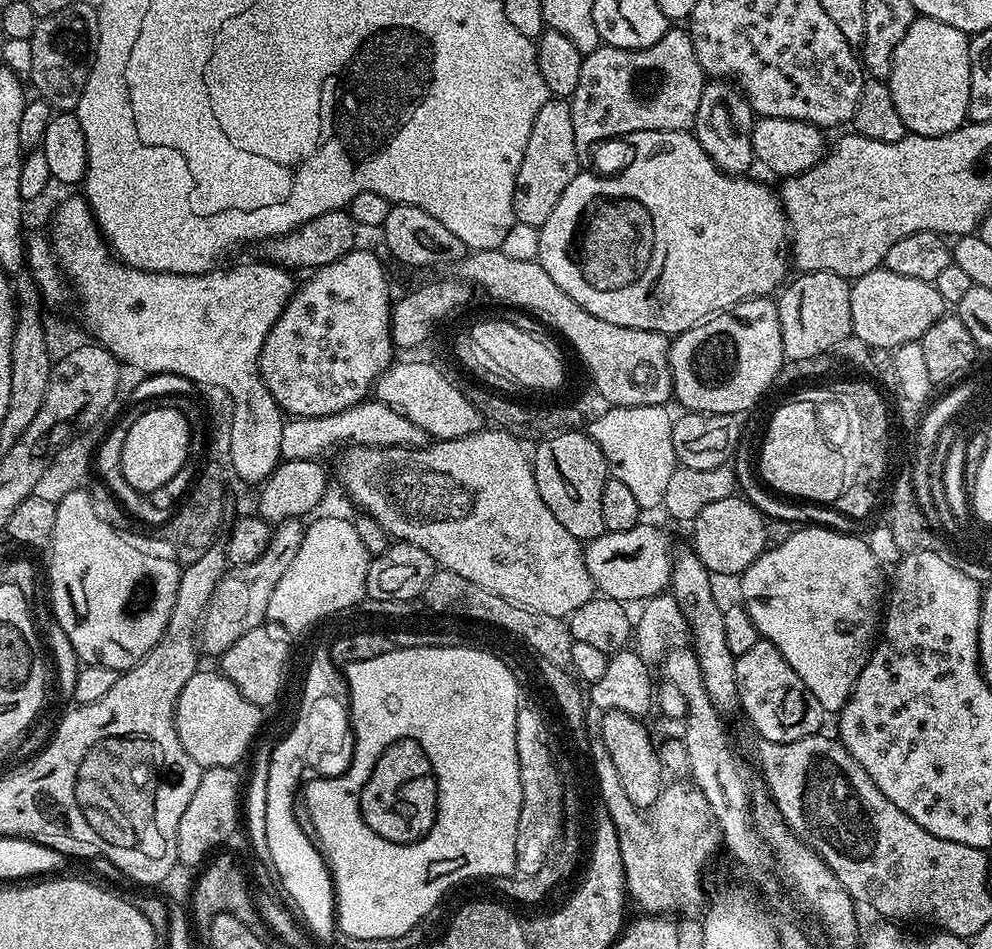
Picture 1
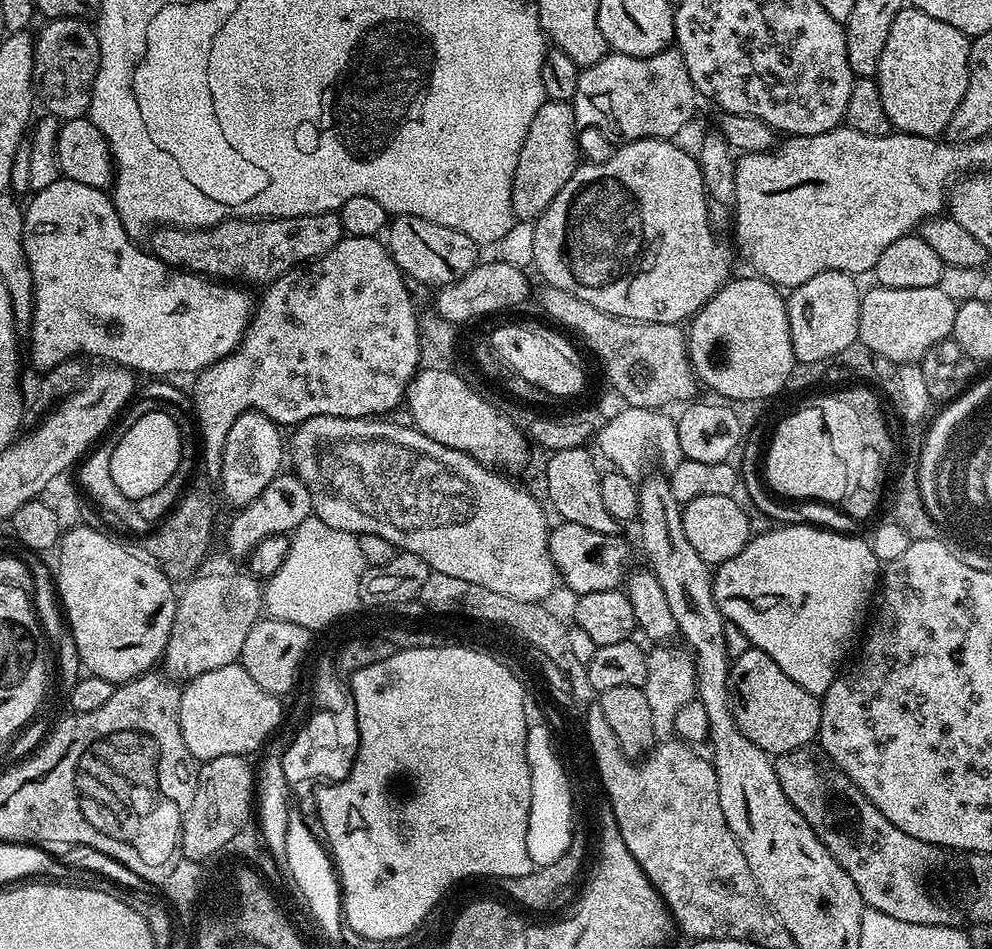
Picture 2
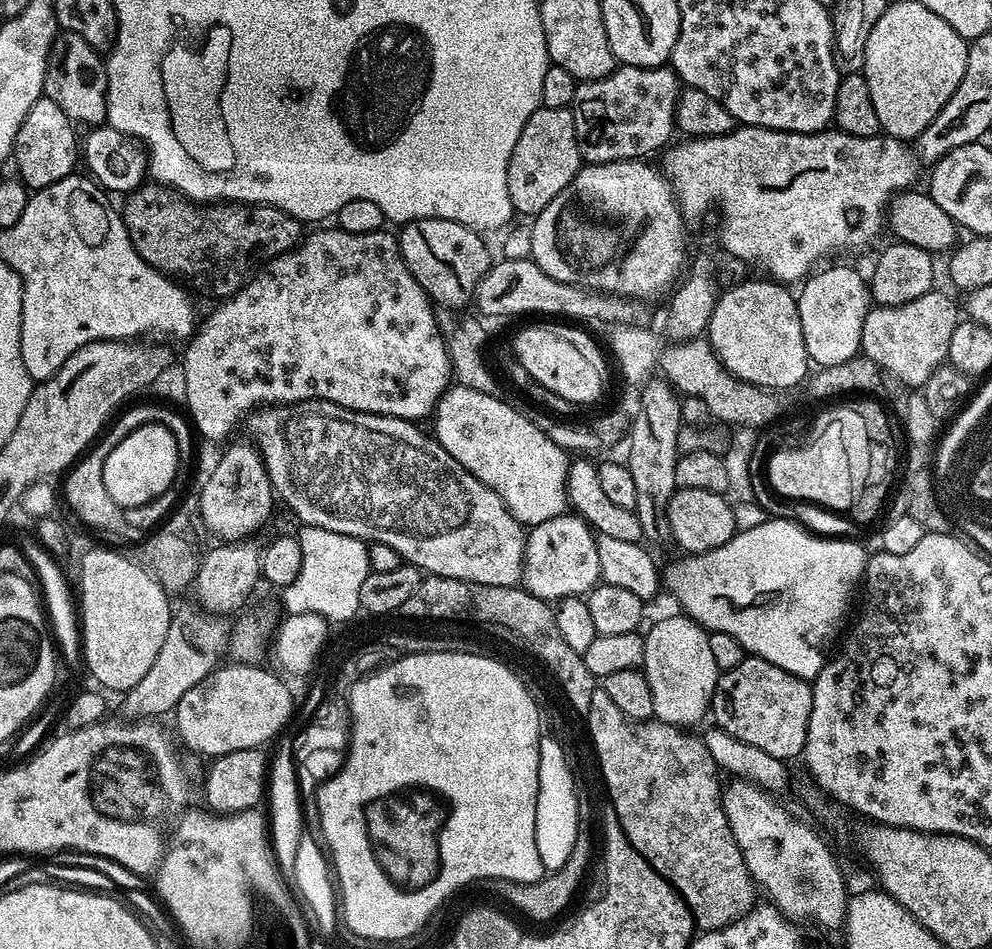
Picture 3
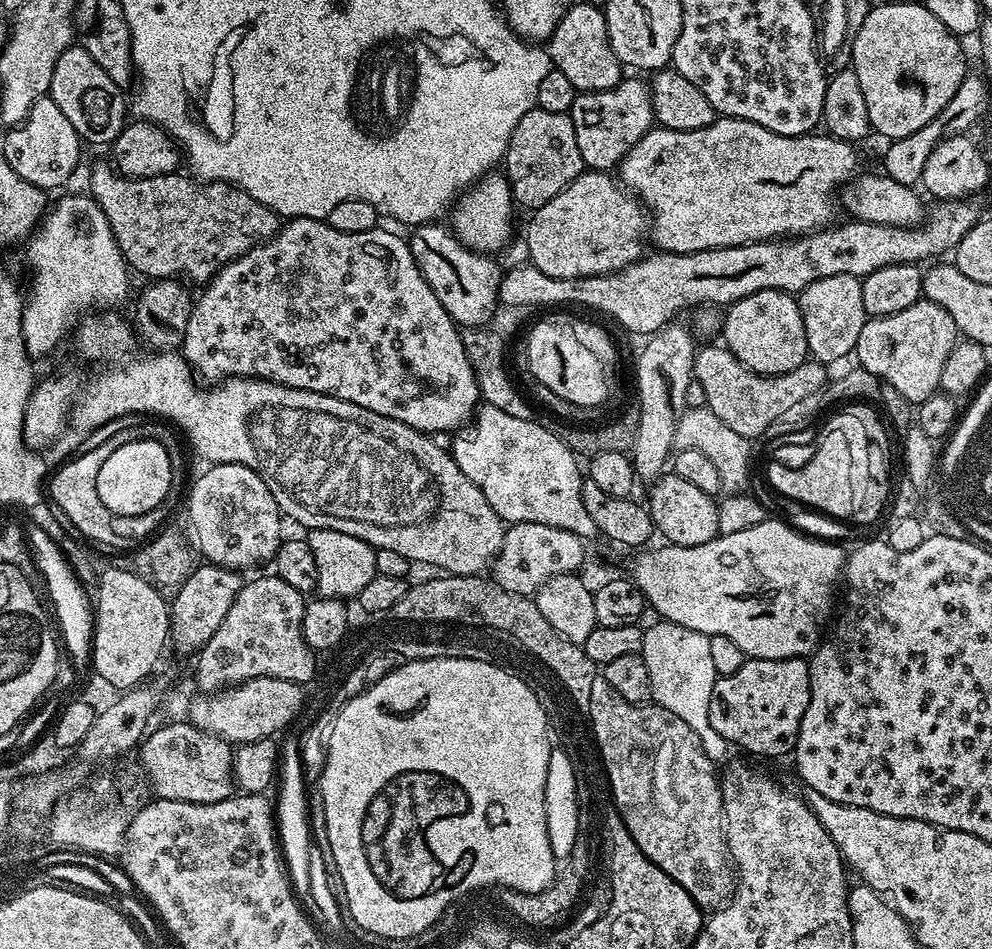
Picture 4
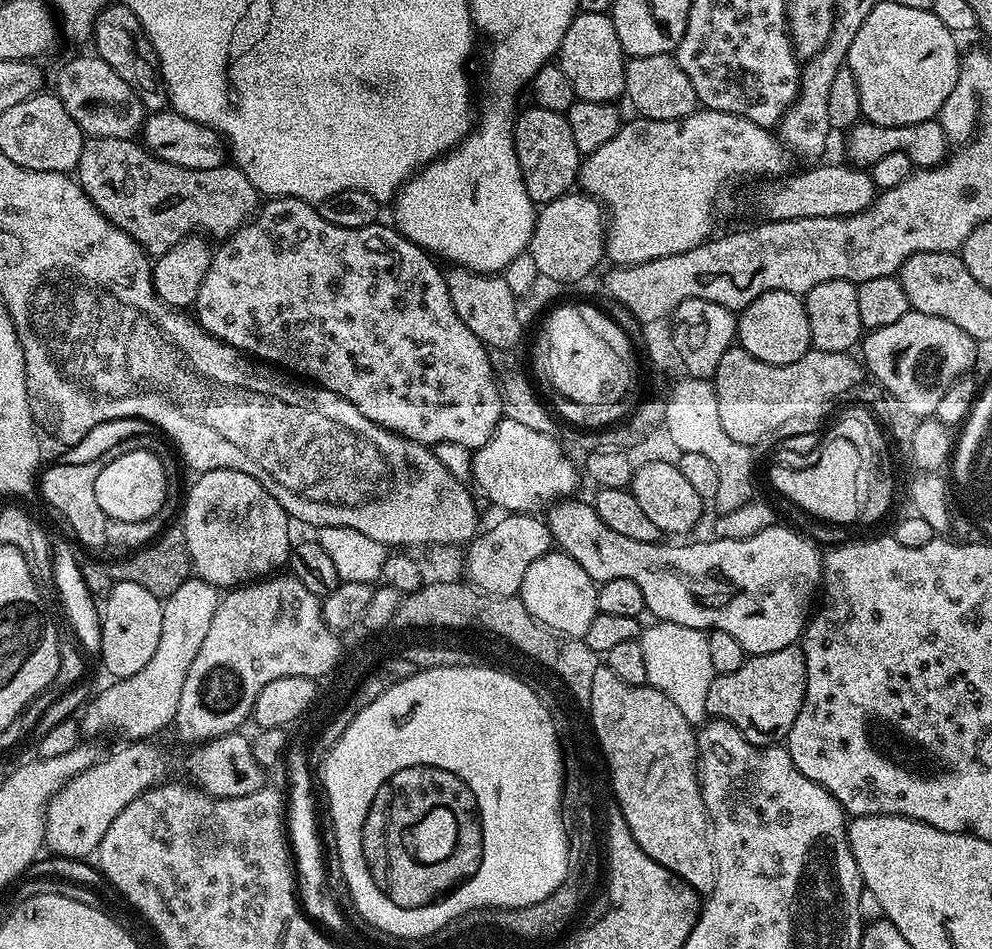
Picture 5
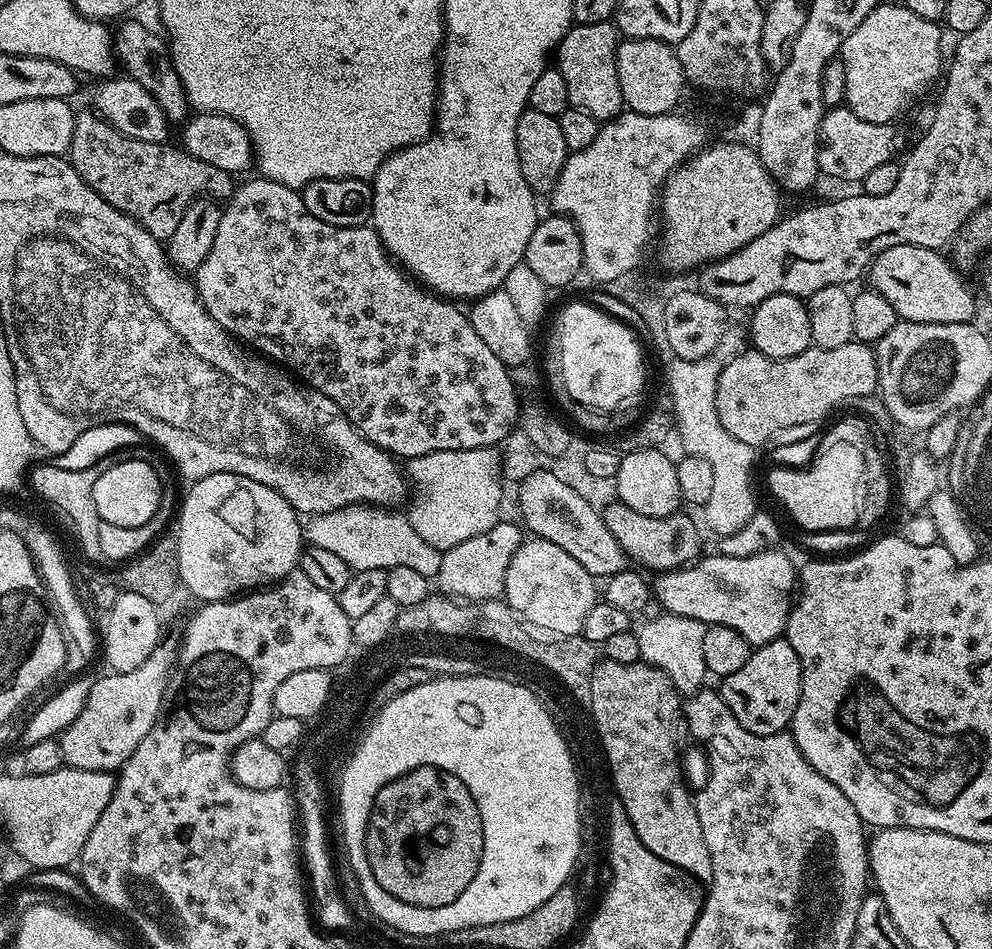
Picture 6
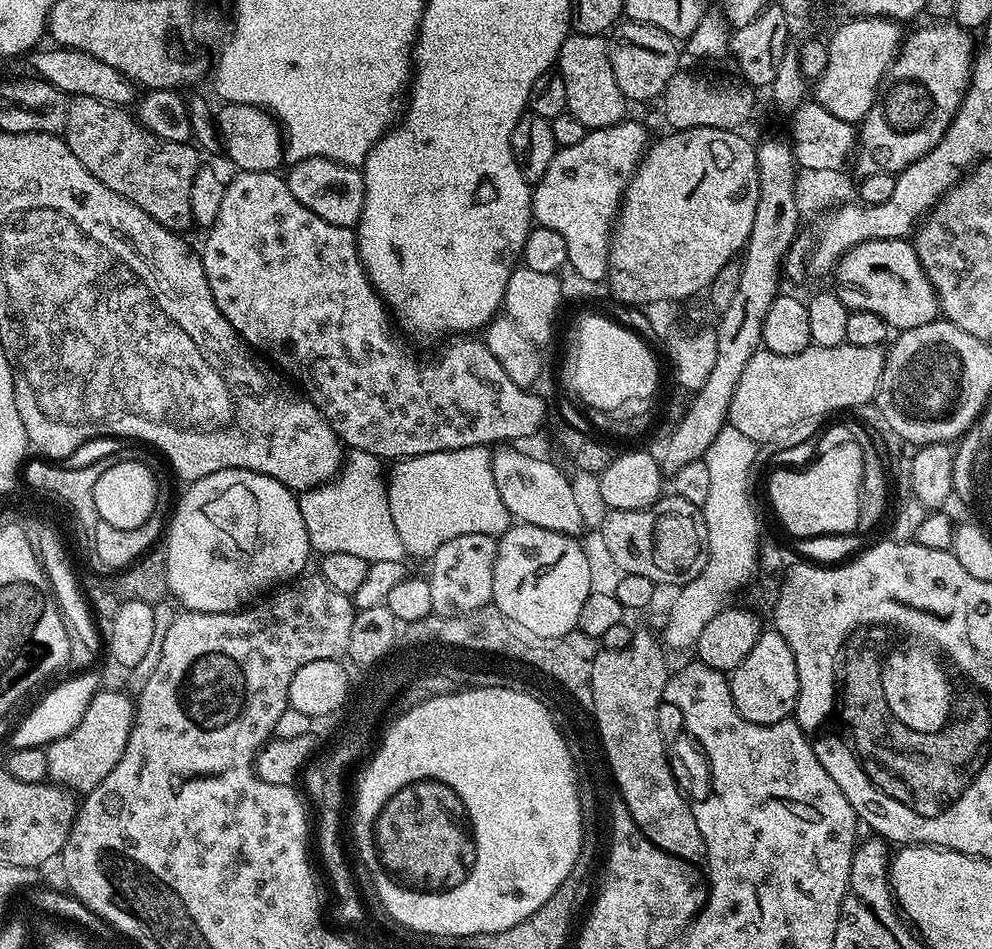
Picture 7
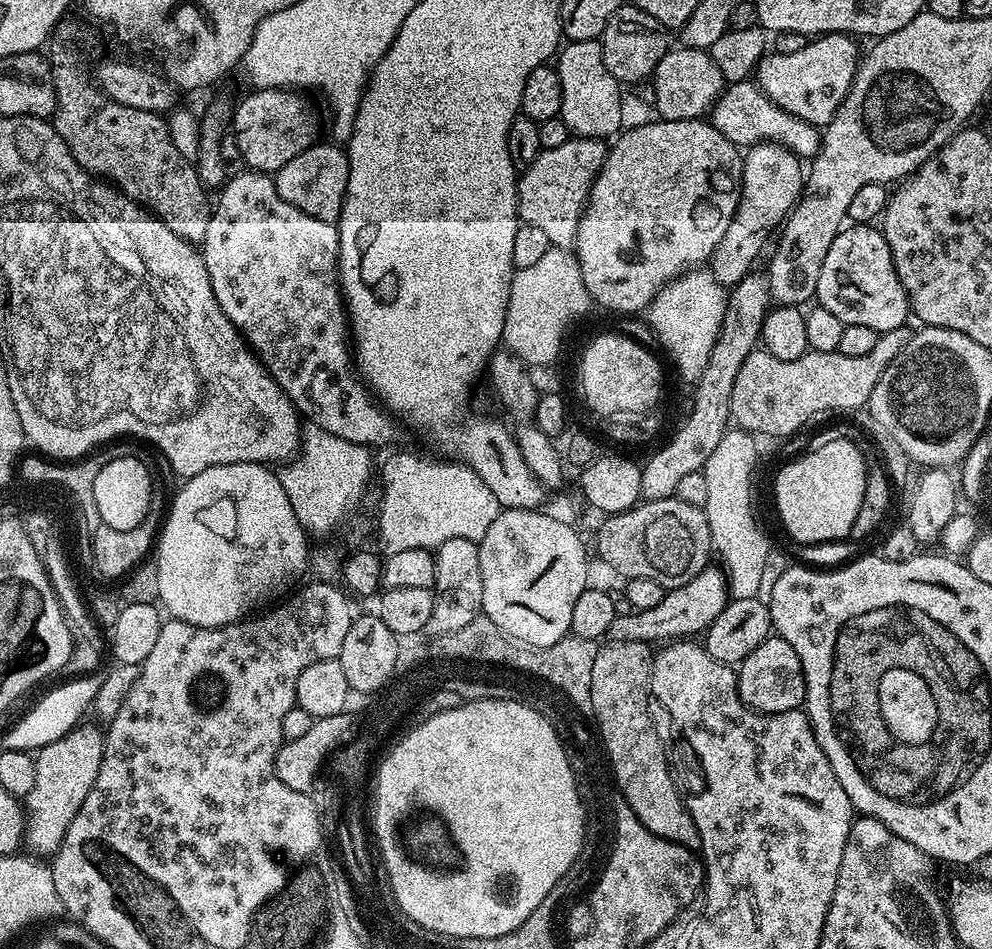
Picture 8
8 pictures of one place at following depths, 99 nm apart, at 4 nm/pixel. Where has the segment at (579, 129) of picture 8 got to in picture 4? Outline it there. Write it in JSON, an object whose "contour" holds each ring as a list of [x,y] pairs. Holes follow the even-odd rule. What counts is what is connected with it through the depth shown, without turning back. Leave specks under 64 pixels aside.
{"contour":[[[573,3],[548,37],[546,47],[552,66],[574,82],[577,93],[610,90],[622,79],[622,65],[610,46],[603,7]]]}

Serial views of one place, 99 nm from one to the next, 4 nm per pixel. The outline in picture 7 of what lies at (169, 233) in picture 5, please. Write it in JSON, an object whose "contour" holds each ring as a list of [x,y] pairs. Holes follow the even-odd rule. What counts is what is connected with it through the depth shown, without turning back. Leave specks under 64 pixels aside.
{"contour":[[[85,96],[69,99],[62,135],[74,158],[78,158],[78,162],[82,162],[102,186],[110,186],[114,194],[122,194],[122,198],[146,210],[154,222],[166,226],[171,232],[183,233],[184,228],[193,227],[191,182],[202,159],[191,143],[179,144],[158,138],[143,128],[131,111]]]}

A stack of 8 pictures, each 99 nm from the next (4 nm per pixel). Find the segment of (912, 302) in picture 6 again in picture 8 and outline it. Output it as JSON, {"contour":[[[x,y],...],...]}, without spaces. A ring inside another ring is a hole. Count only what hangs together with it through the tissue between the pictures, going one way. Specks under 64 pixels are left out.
{"contour":[[[852,224],[841,228],[840,233],[830,242],[830,251],[826,253],[826,262],[822,262],[822,274],[818,274],[815,303],[830,310],[843,324],[870,326],[870,330],[881,334],[905,327],[910,320],[908,295],[896,273],[894,258],[886,242],[883,231],[870,224]]]}

